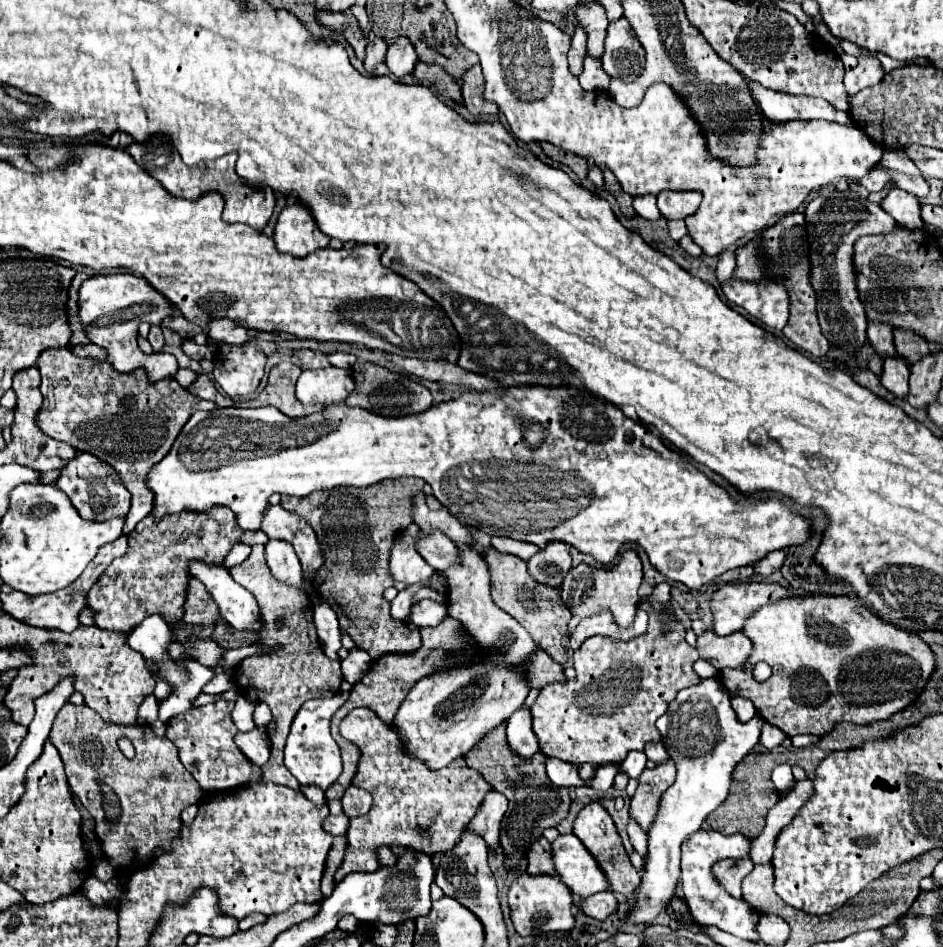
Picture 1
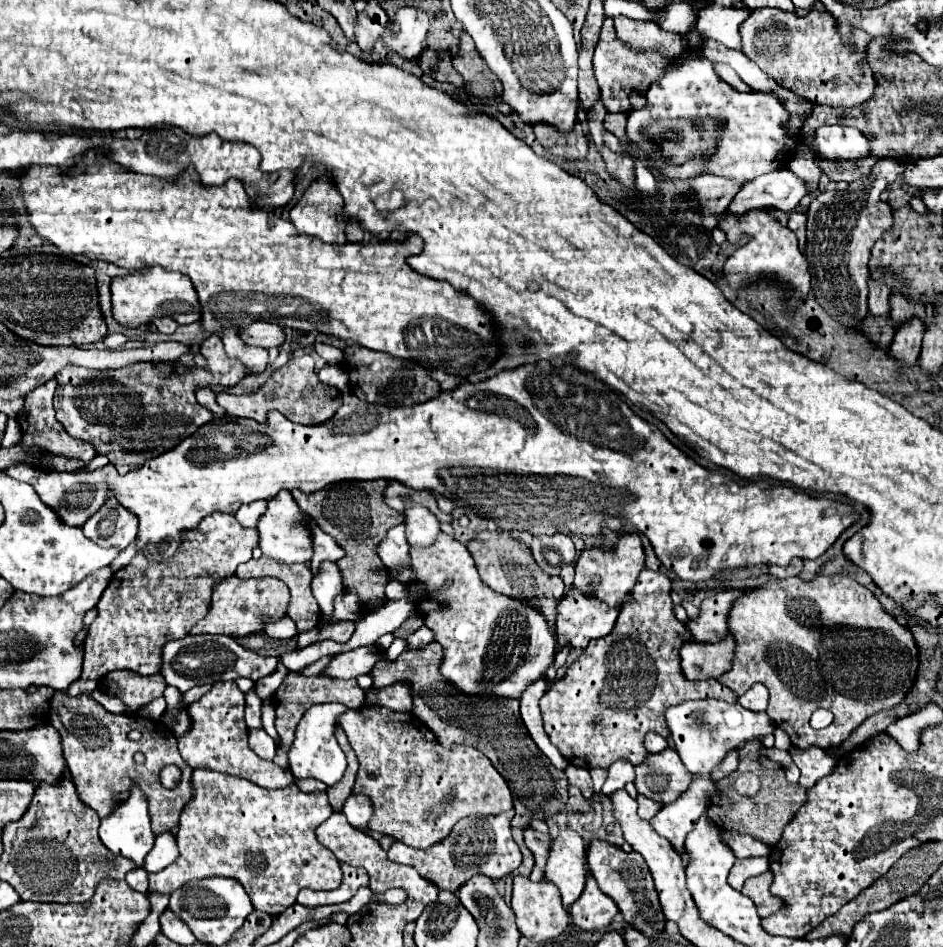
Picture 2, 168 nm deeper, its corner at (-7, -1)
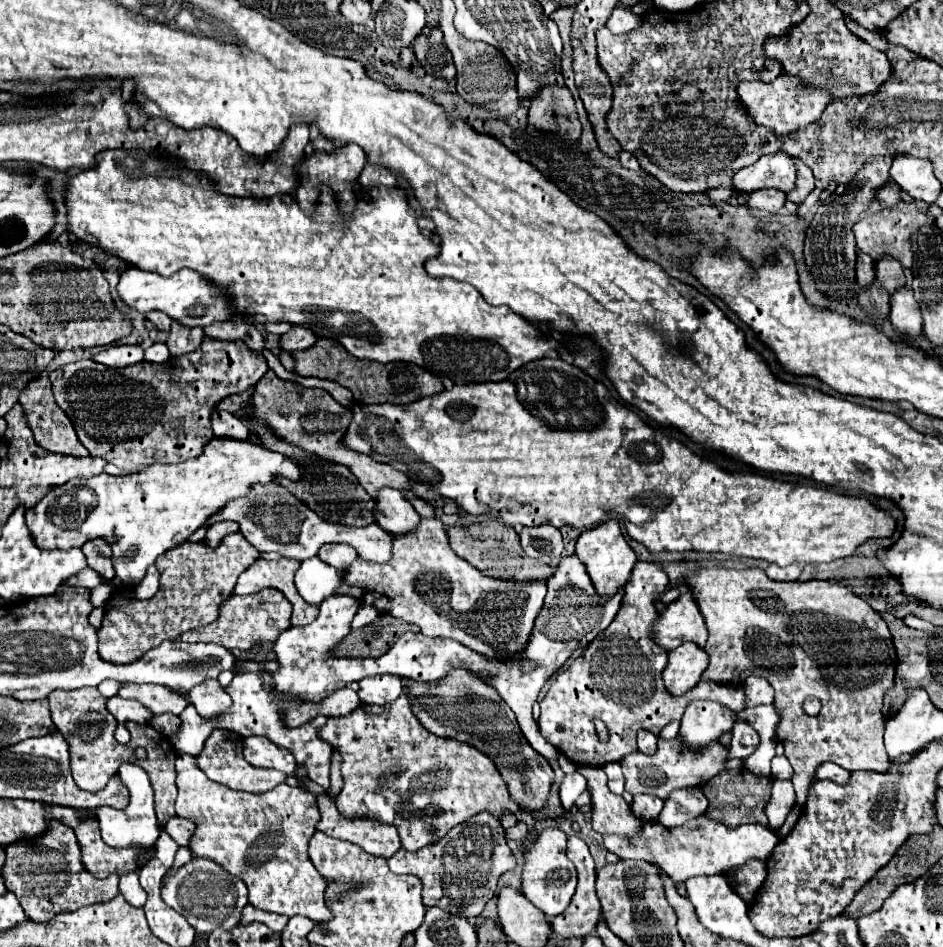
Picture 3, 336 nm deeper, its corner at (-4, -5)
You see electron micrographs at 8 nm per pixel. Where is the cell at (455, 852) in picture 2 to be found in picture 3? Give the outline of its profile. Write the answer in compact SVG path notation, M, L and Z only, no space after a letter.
M478 813L428 847L418 851L398 849L388 859L388 867L394 873L412 873L422 879L424 905L436 905L448 913L472 919L478 917L486 901L494 897L500 875L516 867L516 857L506 845L502 823L490 813Z

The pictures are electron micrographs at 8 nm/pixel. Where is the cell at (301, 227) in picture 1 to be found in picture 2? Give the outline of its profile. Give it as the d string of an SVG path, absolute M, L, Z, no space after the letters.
M315 179L289 211L297 231L337 245L347 241L345 229L337 221L339 215L343 215L343 197L337 193L333 179Z

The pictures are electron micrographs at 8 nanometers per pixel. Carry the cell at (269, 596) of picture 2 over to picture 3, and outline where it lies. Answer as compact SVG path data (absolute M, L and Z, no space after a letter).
M272 587L262 589L260 593L254 595L230 595L220 605L220 615L214 623L186 631L180 639L188 643L196 641L218 643L224 645L226 649L250 649L252 645L262 641L276 641L278 635L290 627L290 613L292 605L284 599L284 595L280 595L280 591Z

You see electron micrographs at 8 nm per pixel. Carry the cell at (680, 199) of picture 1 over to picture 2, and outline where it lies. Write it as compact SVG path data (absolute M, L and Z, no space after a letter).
M705 173L691 179L691 189L699 199L701 215L711 215L729 209L733 197L741 191L741 183Z

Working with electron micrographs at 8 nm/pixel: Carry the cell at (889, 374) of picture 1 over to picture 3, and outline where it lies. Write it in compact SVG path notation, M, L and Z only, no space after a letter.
M902 287L890 297L890 305L892 305L892 311L890 311L892 327L900 335L916 339L922 331L922 315L914 299L914 293L908 287Z

